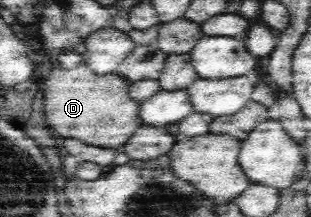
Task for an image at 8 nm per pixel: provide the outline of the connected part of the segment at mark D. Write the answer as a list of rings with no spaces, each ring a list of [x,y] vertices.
[[[84,63],[78,65],[76,69],[54,69],[46,81],[46,91],[44,91],[44,111],[46,111],[46,121],[52,129],[58,131],[62,137],[70,139],[80,139],[86,145],[94,147],[122,147],[128,143],[128,139],[134,135],[138,127],[142,127],[142,121],[138,117],[140,105],[128,97],[128,83],[118,77],[118,75],[96,75],[92,73]]]

